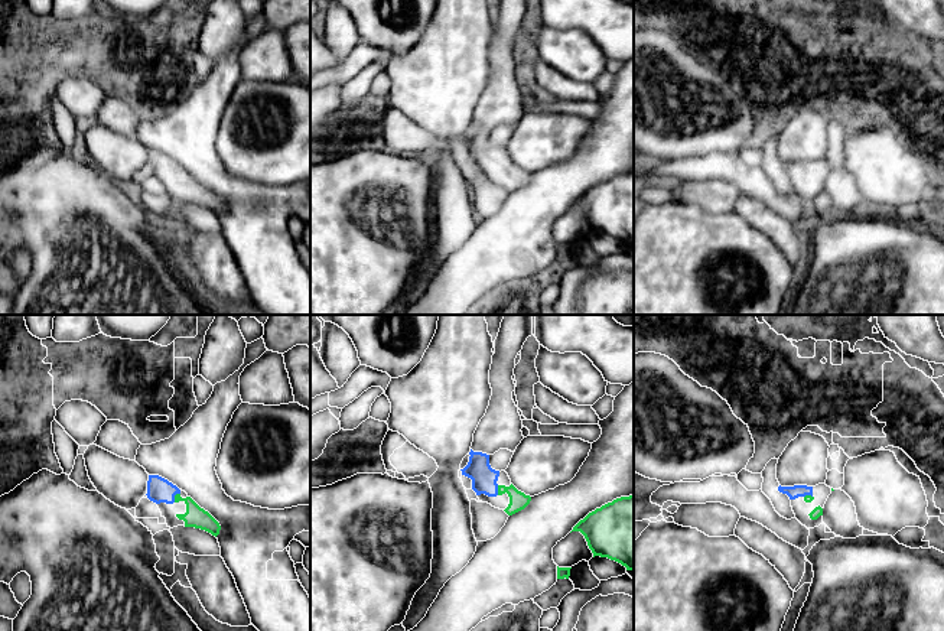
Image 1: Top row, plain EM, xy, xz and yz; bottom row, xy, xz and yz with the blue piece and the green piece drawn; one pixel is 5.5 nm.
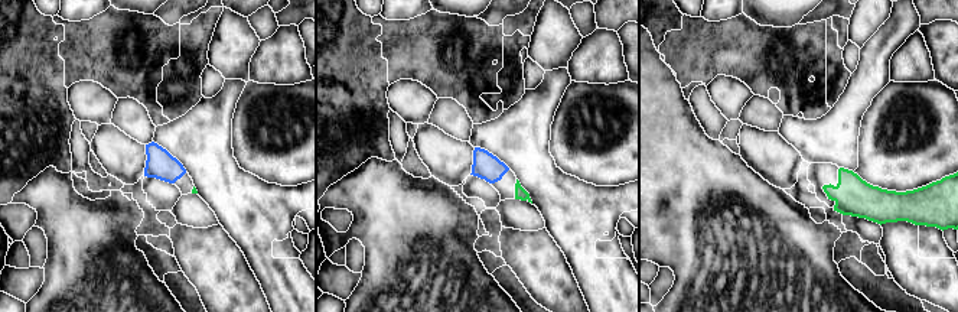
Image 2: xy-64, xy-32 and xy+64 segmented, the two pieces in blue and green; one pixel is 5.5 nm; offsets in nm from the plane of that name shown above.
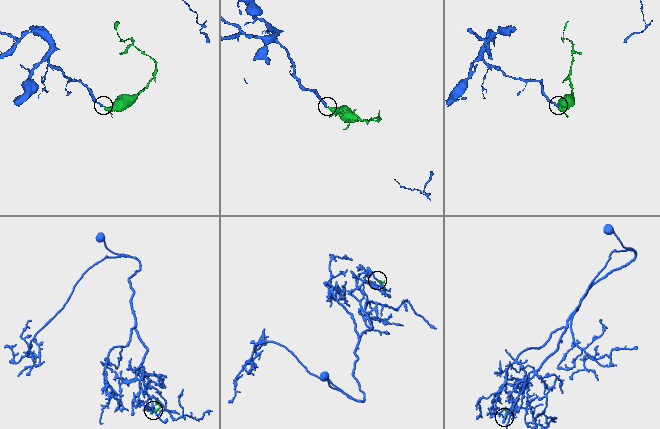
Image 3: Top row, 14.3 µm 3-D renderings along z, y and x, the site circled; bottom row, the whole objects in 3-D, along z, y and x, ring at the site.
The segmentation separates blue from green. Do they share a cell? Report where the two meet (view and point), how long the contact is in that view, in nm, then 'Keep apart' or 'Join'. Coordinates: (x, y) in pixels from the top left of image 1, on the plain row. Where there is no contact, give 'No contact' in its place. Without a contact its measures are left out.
Touches blue at xy (173, 173). Shared border 70 nm. Join

